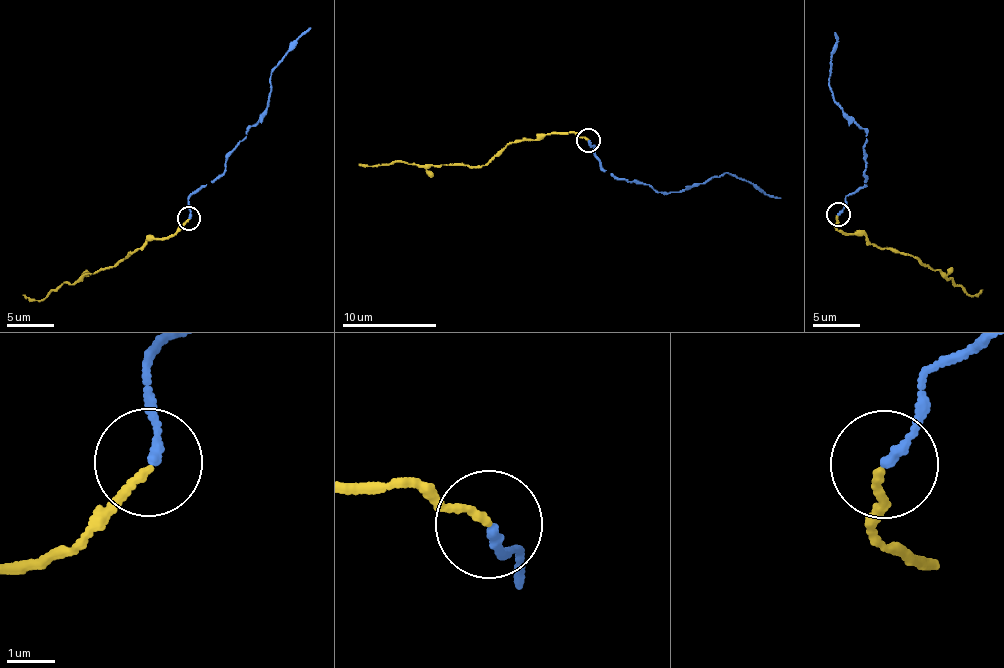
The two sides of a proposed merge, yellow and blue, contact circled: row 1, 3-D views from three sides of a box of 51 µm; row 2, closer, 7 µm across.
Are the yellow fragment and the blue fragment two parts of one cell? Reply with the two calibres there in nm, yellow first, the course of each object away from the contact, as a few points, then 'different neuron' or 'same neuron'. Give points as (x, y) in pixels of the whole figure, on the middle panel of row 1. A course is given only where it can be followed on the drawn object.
160 nm thick on the yellow side, 190 nm on the other; yellow runs (588, 141), (567, 132), (542, 133), (533, 140), (505, 145), (482, 166), (392, 162), (375, 167), (358, 163); blue runs (589, 141), (601, 167), (626, 181), (633, 180), (658, 191), (684, 191), (713, 176), (731, 173), (781, 197); same neuron

